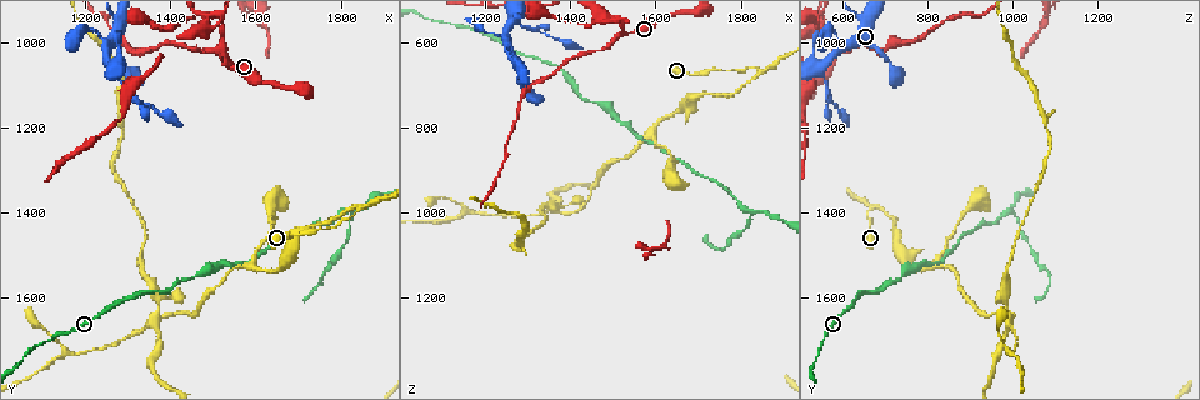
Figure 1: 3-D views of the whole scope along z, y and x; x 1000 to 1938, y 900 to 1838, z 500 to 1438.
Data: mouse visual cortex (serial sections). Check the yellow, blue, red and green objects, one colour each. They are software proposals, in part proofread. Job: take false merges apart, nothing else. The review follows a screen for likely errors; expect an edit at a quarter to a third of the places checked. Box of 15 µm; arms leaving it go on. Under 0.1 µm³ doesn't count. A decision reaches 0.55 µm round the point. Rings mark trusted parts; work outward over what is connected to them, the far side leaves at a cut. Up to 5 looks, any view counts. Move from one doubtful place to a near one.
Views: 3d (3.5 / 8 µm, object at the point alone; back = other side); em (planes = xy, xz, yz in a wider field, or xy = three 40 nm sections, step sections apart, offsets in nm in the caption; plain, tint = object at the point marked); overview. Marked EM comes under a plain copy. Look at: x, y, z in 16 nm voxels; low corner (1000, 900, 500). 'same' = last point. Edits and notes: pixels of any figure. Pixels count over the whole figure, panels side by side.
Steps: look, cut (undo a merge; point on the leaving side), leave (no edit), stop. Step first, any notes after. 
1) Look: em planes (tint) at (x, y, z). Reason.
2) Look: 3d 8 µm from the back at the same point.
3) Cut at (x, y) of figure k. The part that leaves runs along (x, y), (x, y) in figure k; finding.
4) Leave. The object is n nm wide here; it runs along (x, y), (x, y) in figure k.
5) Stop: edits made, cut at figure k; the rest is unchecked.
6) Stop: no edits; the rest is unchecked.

Look: 3d 3.5 µm at (1825, 1395, 990). A fork.

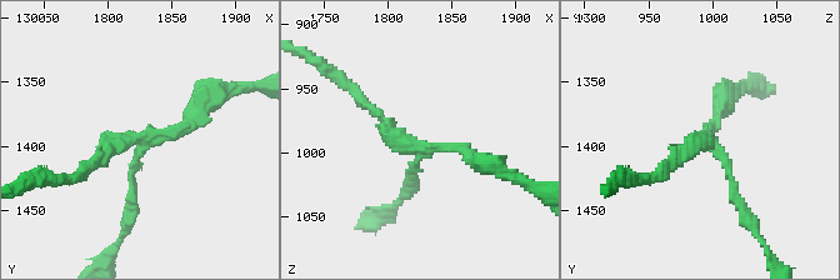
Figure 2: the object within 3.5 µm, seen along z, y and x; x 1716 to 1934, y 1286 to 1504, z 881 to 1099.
Look: em xy step 5 (tint) at (1824, 1394, 996).

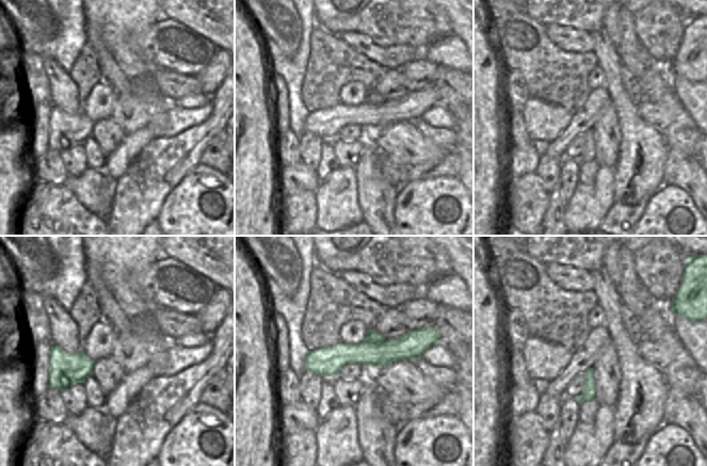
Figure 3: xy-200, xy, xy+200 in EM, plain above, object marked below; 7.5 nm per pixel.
Cut at (734, 185) of figure 2. The part that leaves runs along (718, 149), (733, 195), (765, 245) in figure 2; two cells meet here.

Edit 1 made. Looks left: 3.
Look: 3d 3.5 µm at (1845, 1380, 675).

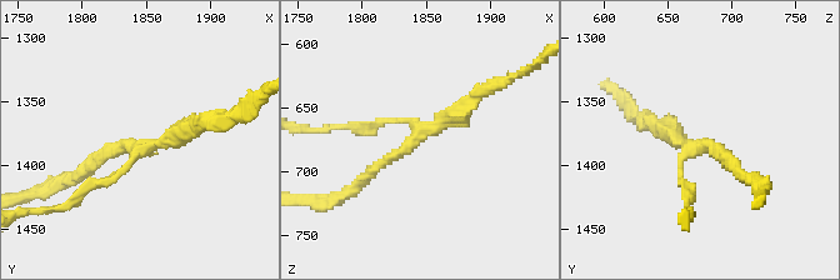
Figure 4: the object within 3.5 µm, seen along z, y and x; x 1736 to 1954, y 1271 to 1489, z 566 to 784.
Look: em xy step 1 (tint) at (1846, 1390, 670). Shape alone is not enough.

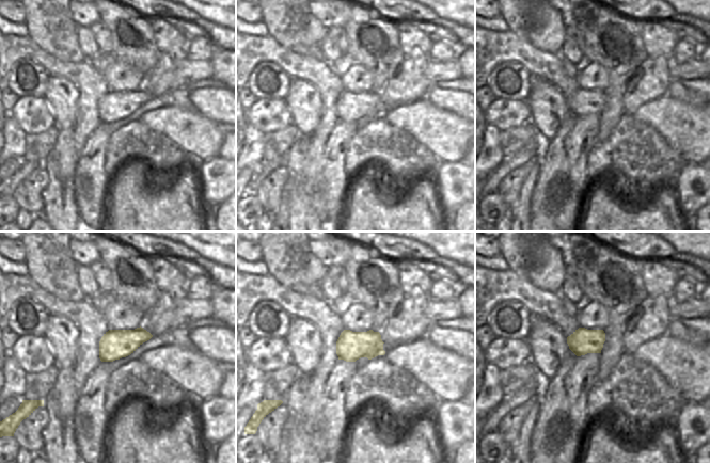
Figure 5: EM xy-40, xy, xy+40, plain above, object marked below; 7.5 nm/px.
Look: em planes (tint) at the same point.

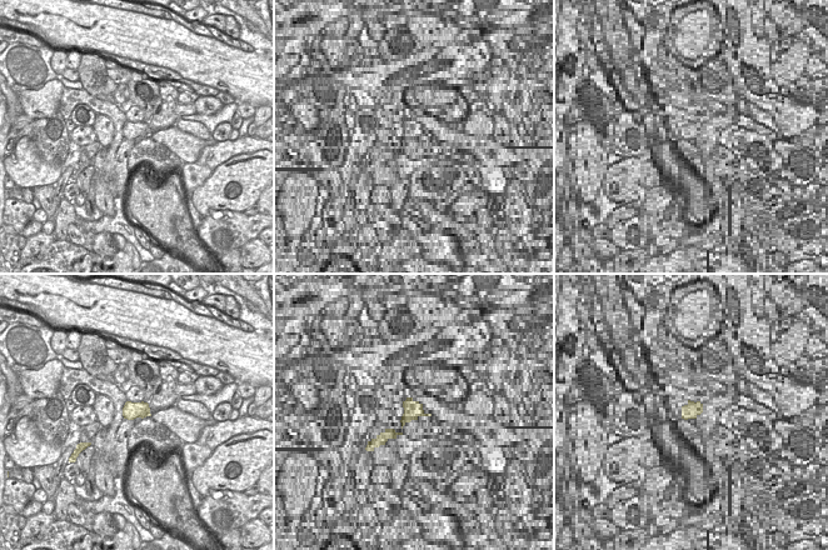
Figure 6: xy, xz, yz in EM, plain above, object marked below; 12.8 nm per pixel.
Leave. The arms are 150, 150, 200 nm wide; it runs along (354, 129), (408, 121), (419, 131), (361, 180) in figure 4; continuous, no second cell.

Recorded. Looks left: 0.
Stop: edits made, cut at figure 2; the rest is unchecked.

